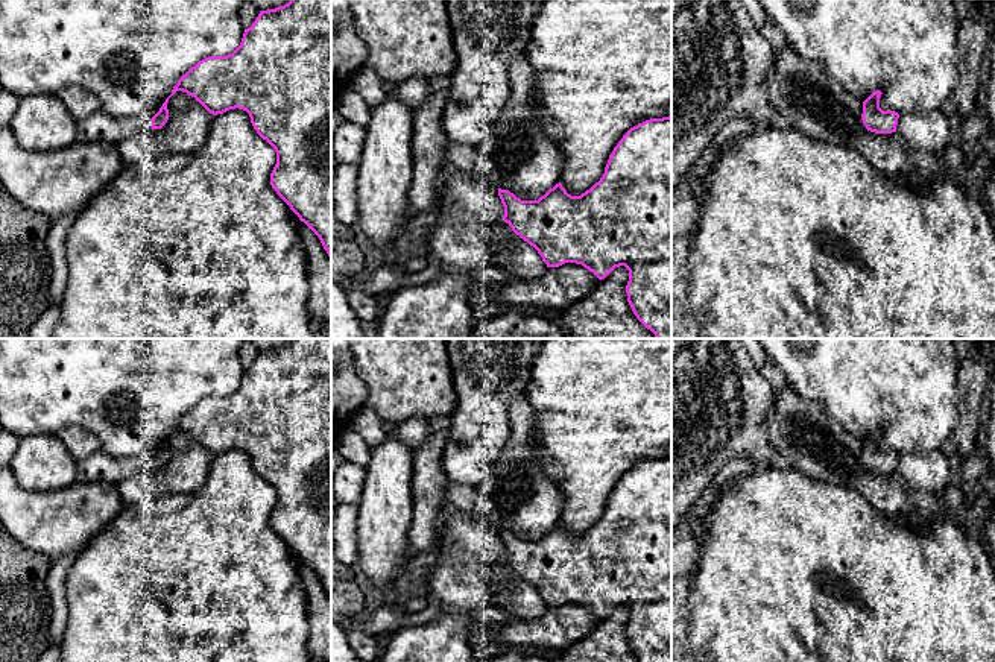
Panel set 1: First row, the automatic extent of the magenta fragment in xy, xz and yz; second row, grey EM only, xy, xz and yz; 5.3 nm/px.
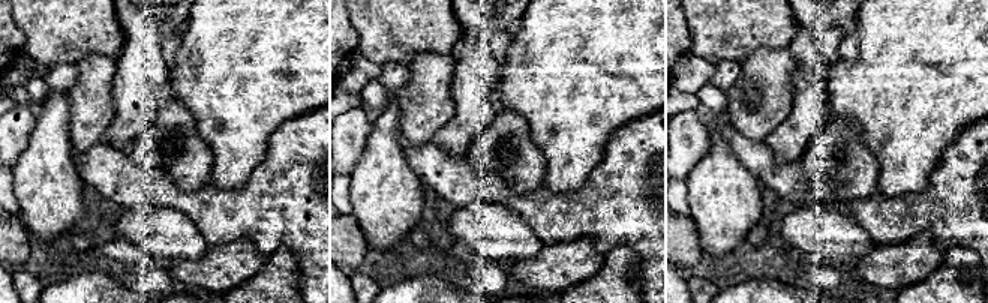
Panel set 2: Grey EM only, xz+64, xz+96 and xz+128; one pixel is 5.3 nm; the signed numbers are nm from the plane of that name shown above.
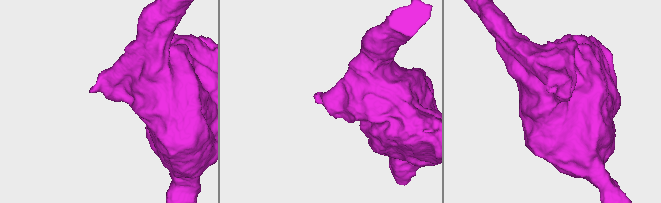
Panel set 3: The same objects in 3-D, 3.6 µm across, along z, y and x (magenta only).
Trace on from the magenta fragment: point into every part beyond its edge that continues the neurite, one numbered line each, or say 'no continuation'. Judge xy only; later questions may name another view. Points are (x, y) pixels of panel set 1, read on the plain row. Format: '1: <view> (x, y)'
1: xy (101, 466)

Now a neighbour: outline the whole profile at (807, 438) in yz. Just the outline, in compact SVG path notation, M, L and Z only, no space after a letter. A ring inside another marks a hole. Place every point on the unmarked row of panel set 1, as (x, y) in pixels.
M790 384L773 392L773 410L767 418L767 437L784 465L816 481L855 489L873 509L914 530L927 528L949 516L939 495L913 489L898 472L875 474L867 471L861 460L863 440L846 431L820 404L802 398Z

